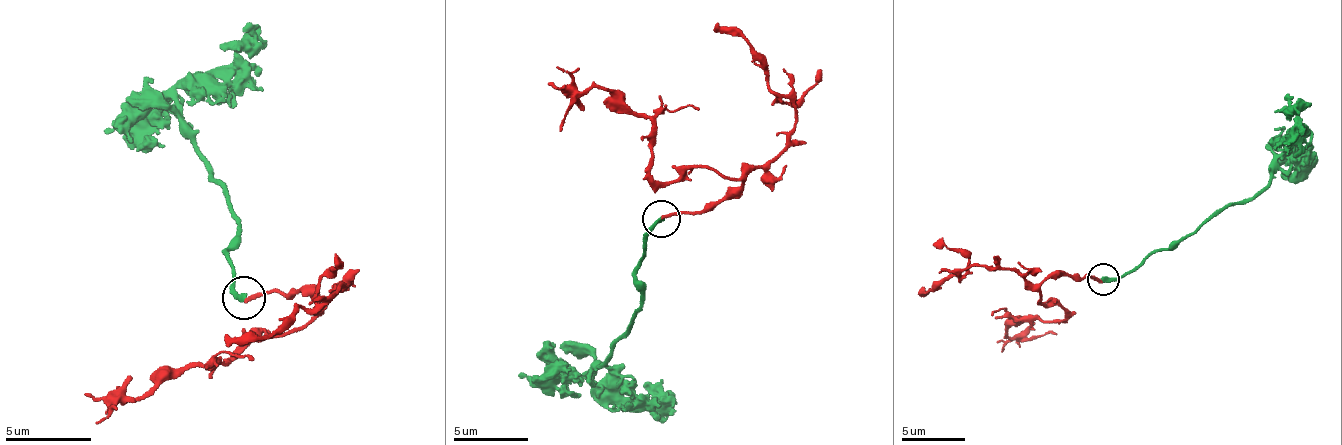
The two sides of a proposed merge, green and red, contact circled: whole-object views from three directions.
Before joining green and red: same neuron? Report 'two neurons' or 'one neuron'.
two neurons

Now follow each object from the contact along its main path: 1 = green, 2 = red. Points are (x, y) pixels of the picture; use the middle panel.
1: (661, 217), (636, 272), (636, 287), (642, 304), (603, 367), (598, 364), (593, 377), (634, 408), (676, 395)
2: (664, 218), (732, 197), (742, 180), (705, 166), (657, 181), (652, 122), (605, 89), (585, 89), (559, 132)

